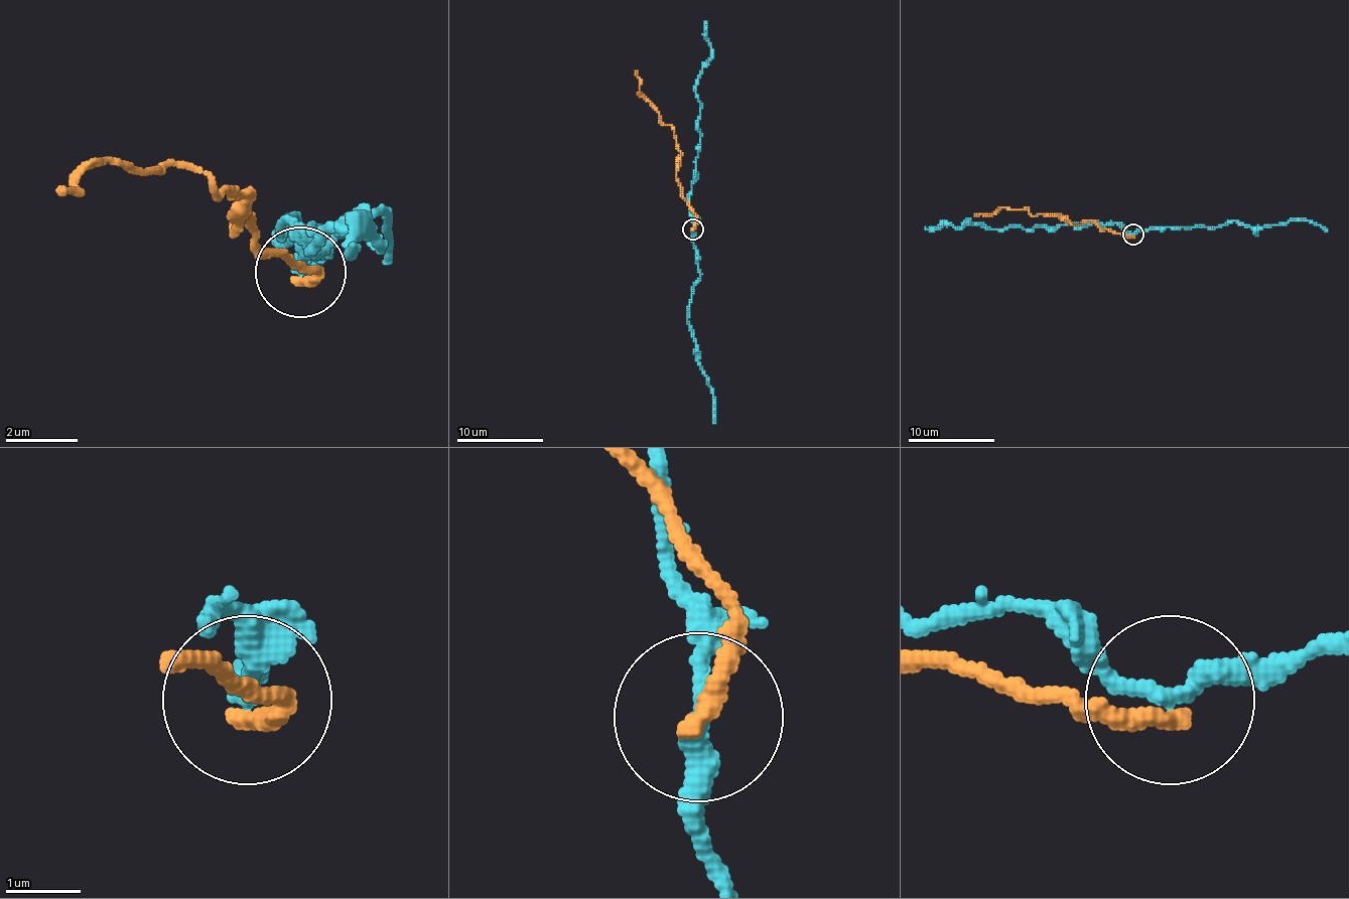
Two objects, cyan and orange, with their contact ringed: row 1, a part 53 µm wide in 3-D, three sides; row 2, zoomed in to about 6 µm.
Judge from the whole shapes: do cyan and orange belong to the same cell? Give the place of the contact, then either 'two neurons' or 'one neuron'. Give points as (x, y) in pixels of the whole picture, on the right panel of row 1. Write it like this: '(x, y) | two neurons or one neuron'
(1132, 234) | two neurons

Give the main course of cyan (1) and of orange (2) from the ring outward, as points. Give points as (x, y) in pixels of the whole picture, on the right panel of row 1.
1: (1132, 234), (1126, 234), (1115, 222), (985, 229), (968, 225), (925, 227)
2: (1132, 236), (1089, 220), (1072, 225), (1057, 216), (1033, 216), (1025, 209), (998, 207), (992, 213), (974, 216)

